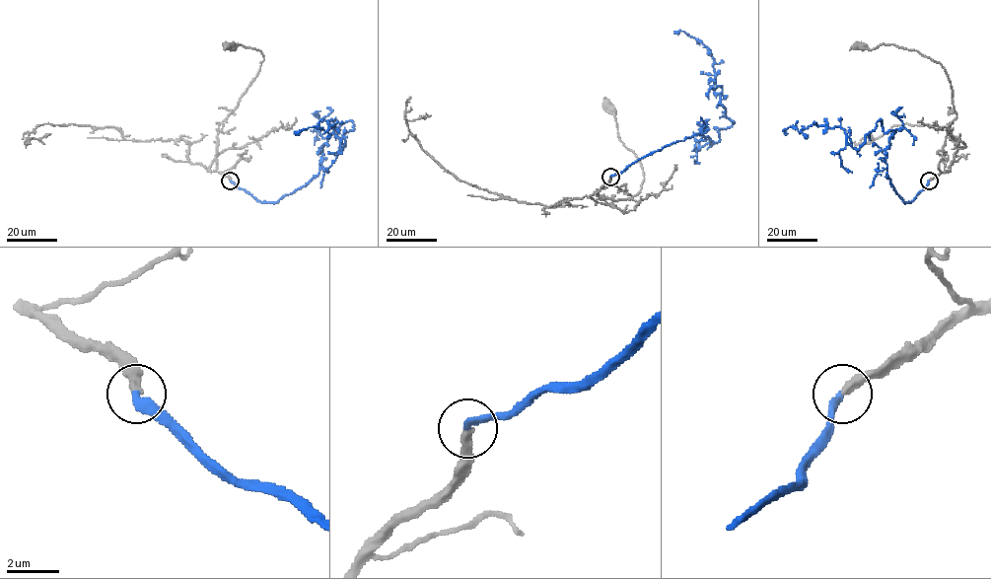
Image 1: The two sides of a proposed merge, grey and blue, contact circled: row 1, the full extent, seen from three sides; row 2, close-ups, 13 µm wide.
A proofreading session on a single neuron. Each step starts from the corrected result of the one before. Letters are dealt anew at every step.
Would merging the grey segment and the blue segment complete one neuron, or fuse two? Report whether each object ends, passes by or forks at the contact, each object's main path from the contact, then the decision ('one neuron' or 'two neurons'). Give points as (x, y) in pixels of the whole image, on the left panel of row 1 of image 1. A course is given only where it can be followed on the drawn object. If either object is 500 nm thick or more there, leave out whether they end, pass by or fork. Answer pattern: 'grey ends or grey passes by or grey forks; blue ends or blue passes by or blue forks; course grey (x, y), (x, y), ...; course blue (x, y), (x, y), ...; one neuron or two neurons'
grey ends; blue ends; course grey (230, 180), (217, 171), (218, 127), (255, 76), (263, 57), (259, 50), (237, 43), (235, 49), (228, 45); course blue (230, 180), (261, 202), (277, 202), (318, 174), (327, 138), (353, 123), (341, 150), (333, 124), (294, 133); one neuron

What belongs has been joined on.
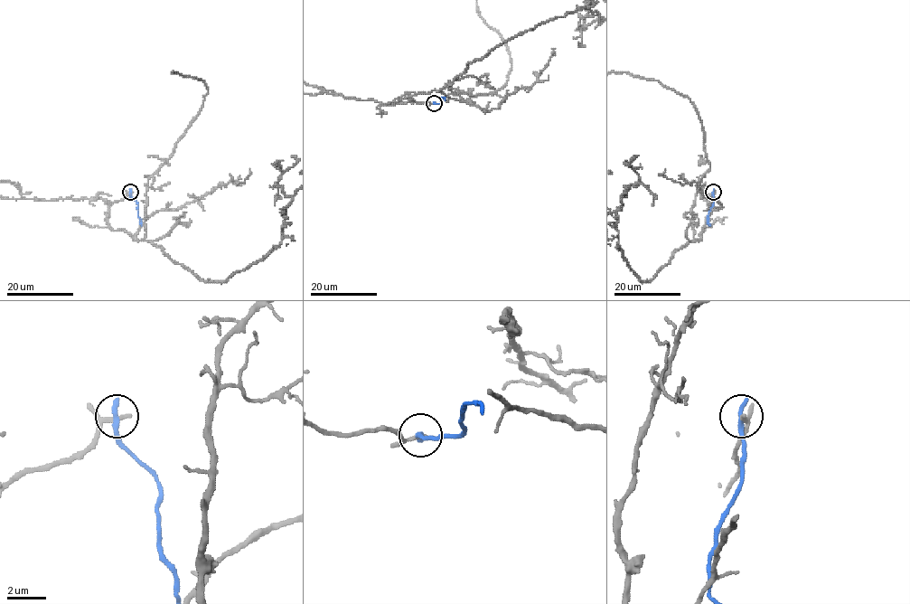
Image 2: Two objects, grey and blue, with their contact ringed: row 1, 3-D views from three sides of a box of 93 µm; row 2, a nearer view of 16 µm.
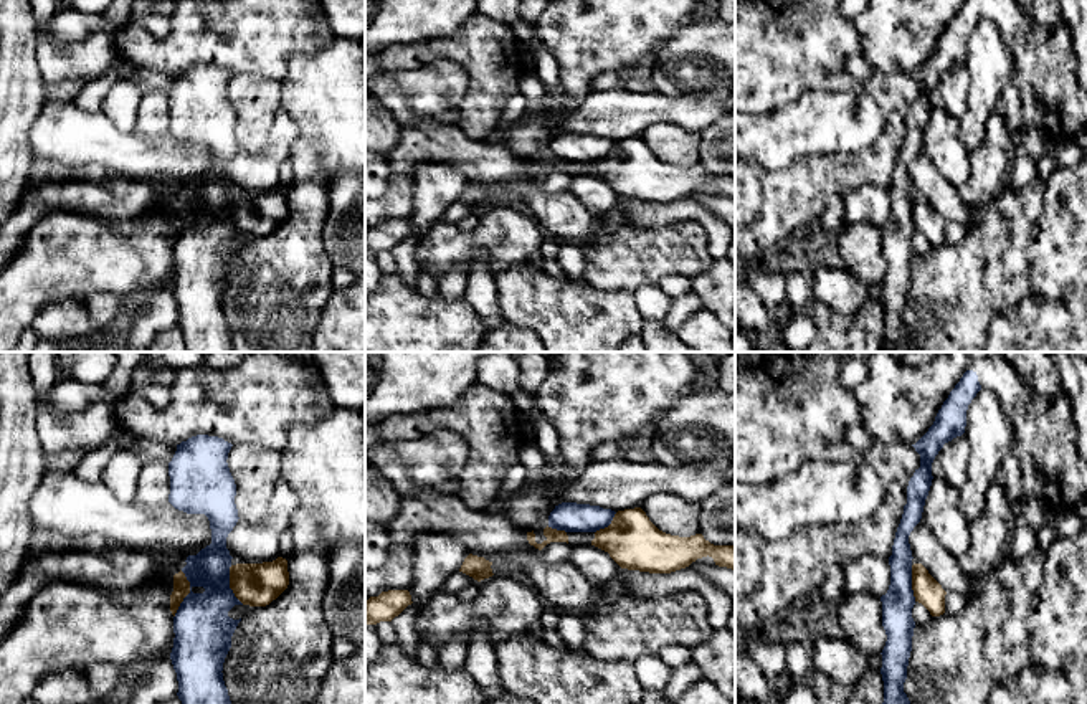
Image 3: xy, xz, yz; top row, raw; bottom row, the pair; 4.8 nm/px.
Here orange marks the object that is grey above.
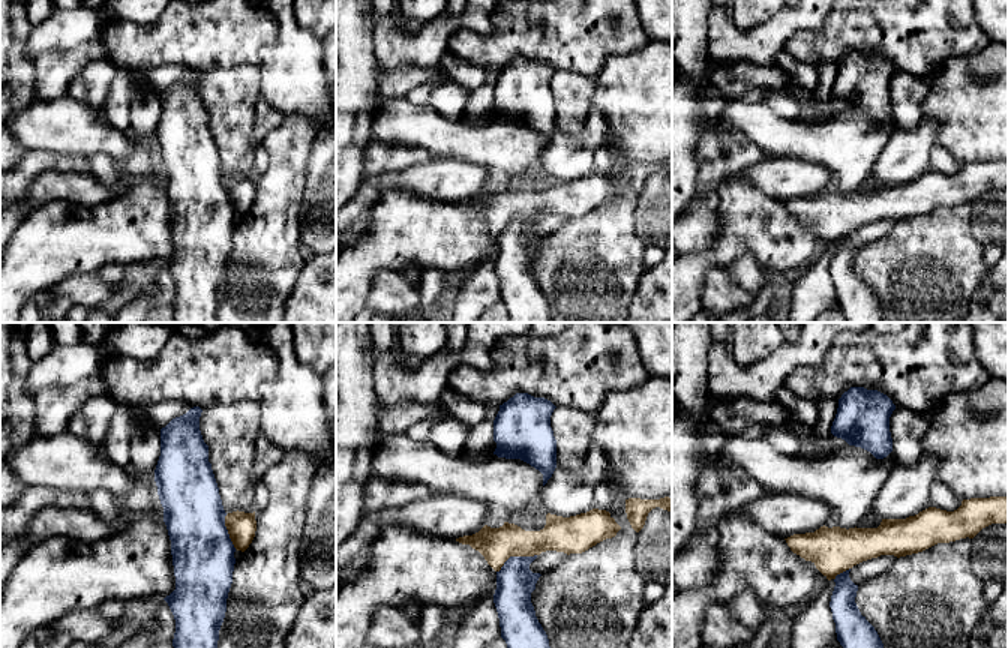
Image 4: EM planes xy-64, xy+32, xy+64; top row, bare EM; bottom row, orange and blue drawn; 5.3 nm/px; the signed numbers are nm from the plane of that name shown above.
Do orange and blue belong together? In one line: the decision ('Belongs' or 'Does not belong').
Does not belong

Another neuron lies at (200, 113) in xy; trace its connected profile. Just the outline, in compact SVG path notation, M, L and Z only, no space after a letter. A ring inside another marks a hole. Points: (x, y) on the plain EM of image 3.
M197 64L177 74L169 93L169 132L187 144L205 144L210 150L211 174L187 187L182 198L190 212L190 223L173 246L173 278L170 289L177 302L178 329L185 337L185 352L233 352L231 331L223 311L223 293L231 278L231 266L240 250L228 246L235 235L243 235L230 218L231 185L226 167L238 152L235 134L236 114L228 98L231 73L218 66Z

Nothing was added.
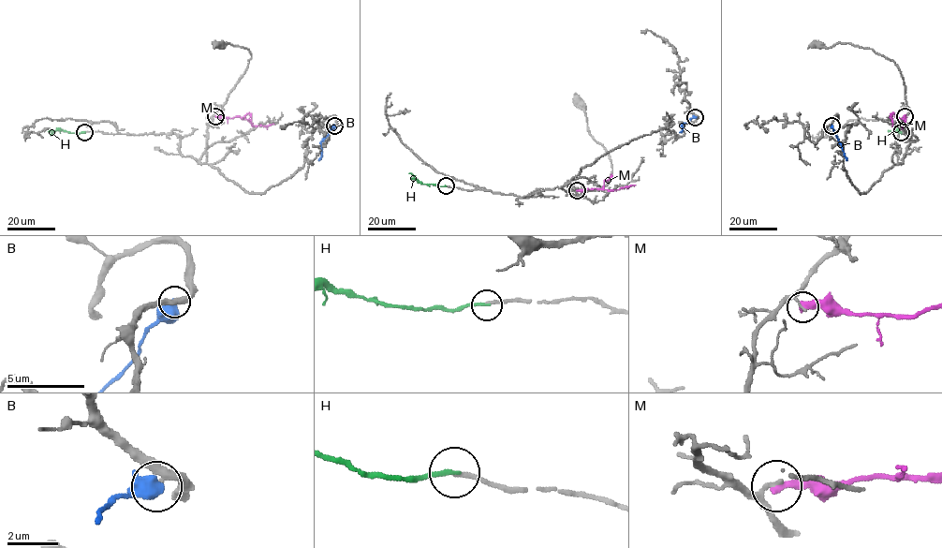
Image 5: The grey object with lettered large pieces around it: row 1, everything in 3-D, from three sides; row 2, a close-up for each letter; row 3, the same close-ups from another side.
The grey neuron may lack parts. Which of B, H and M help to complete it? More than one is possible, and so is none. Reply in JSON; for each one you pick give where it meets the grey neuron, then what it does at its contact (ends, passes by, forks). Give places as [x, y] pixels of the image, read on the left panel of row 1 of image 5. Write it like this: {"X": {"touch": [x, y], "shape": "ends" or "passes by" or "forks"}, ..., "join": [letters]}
{"H": {"touch": [84, 132], "shape": "ends"}, "join": ["H"]}

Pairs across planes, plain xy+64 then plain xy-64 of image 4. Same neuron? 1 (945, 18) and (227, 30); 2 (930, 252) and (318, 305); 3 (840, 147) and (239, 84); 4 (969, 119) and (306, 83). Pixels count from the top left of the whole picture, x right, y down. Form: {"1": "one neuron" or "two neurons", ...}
{"1": "one neuron", "2": "two neurons", "3": "two neurons", "4": "one neuron"}

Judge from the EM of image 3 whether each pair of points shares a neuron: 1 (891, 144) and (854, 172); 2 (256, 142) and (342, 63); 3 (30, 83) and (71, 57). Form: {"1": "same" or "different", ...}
{"1": "same", "2": "different", "3": "different"}

